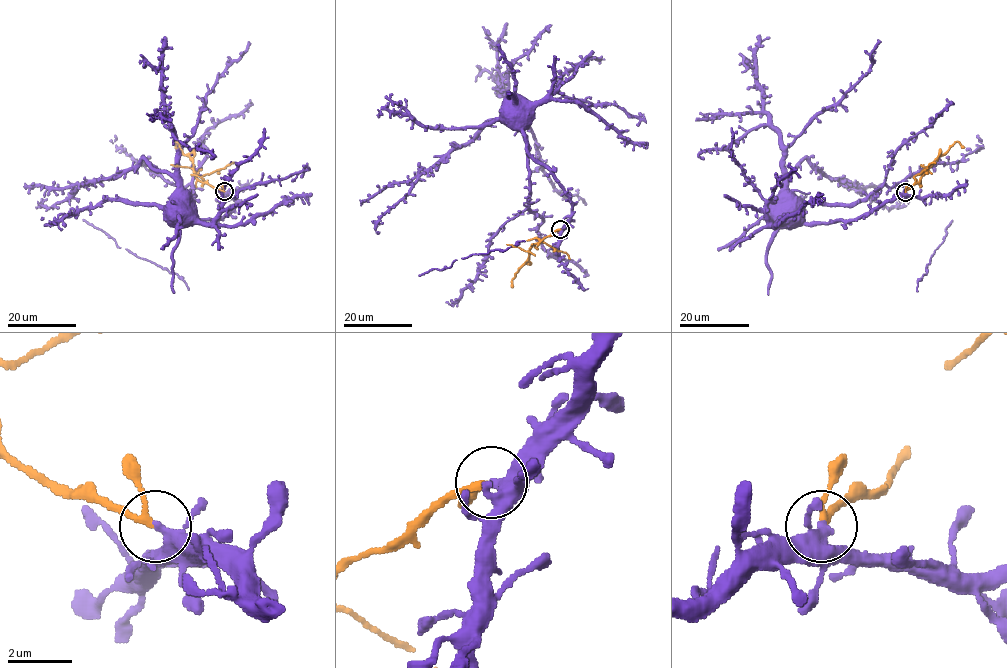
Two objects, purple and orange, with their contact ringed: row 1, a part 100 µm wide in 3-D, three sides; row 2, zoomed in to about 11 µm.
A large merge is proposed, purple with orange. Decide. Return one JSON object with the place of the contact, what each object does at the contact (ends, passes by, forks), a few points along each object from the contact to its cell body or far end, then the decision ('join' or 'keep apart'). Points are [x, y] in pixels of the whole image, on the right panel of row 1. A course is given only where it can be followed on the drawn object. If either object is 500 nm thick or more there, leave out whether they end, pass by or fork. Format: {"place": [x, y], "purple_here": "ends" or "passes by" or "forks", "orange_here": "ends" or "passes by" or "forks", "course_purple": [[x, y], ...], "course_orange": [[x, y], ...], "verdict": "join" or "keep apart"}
{"place": [905, 192], "purple_here": "passes by", "orange_here": "passes by", "course_purple": [[905, 191], [847, 220], [784, 221], [777, 212]], "course_orange": [[905, 191], [918, 183], [955, 142], [964, 148]], "verdict": "keep apart"}

